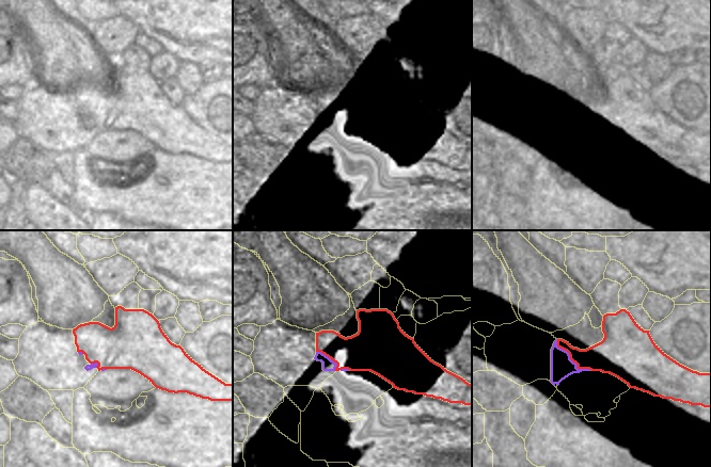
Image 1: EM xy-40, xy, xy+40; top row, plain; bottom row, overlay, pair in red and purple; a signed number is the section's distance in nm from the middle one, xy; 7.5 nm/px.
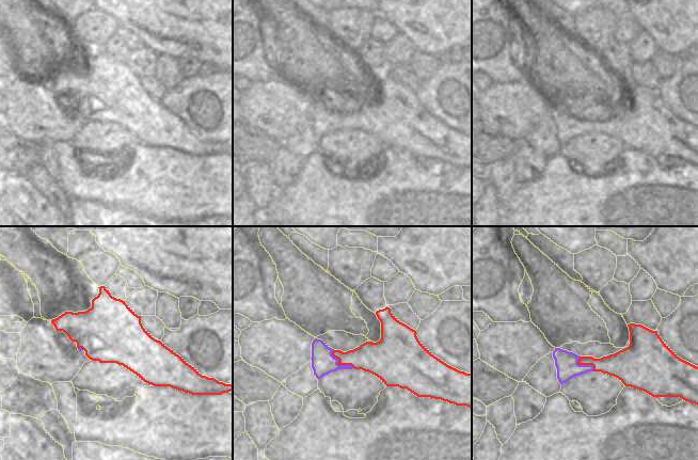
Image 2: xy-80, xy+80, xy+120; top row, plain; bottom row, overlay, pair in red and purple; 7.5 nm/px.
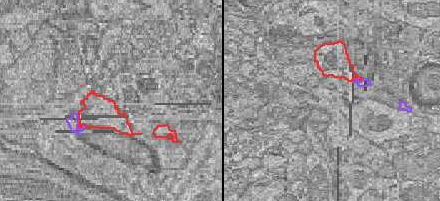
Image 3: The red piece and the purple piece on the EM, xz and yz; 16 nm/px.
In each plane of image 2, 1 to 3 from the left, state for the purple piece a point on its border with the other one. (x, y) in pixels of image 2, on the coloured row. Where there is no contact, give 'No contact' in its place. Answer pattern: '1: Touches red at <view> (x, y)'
1: Touches red at xy-80 (80, 347)
2: Touches red at xy+80 (338, 364)
3: Touches red at xy+120 (584, 364)

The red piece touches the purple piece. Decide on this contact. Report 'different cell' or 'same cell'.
different cell

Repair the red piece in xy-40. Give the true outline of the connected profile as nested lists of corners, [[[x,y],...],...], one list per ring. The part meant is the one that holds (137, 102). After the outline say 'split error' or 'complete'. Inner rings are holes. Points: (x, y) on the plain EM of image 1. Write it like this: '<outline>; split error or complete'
[[[115,68],[115,86],[110,90],[99,83],[89,83],[73,91],[77,113],[85,116],[90,125],[97,124],[102,130],[131,130],[146,139],[156,149],[168,154],[187,154],[210,162],[233,162],[233,145],[225,145],[195,124],[180,107],[172,104],[162,93],[159,82],[144,70]]]; complete

